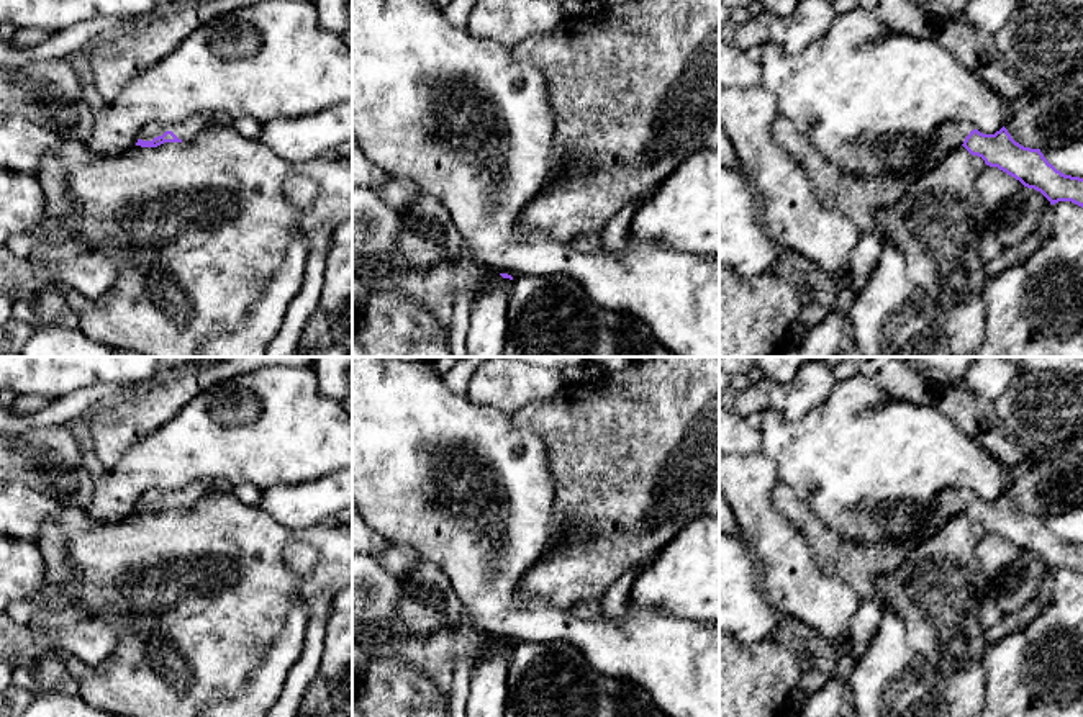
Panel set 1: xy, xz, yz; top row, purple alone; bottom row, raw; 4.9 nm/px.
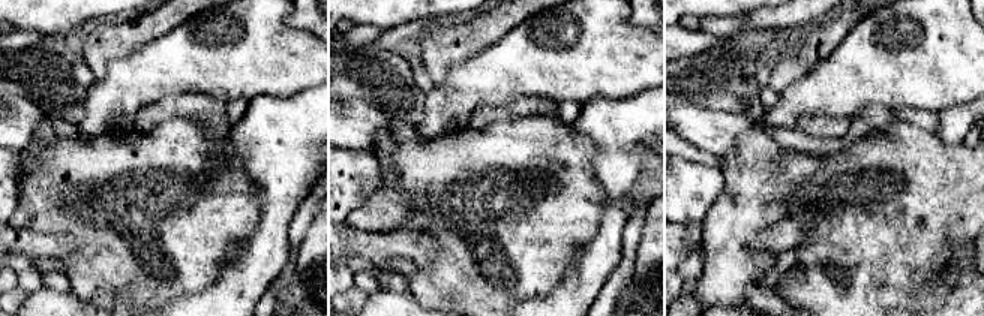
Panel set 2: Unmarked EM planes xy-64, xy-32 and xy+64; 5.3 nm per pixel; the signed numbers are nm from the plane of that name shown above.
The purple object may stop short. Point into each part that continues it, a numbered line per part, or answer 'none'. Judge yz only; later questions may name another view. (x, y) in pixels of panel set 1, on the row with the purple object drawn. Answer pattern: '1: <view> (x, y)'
1: yz (856, 197)

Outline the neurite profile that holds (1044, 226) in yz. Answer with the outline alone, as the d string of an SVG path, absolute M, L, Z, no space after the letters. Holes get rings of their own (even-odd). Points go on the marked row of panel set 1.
M1052 205L1044 210L1044 214L1031 234L1031 237L1016 247L1004 247L998 257L985 264L988 280L999 275L1011 265L1017 265L1034 254L1052 231L1054 210Z

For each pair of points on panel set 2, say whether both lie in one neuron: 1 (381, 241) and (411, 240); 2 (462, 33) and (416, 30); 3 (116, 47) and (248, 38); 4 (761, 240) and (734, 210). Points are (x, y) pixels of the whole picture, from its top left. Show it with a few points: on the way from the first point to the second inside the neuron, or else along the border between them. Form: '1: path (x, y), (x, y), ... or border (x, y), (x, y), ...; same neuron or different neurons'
1: path (389, 241), (404, 241); same neuron
2: border (453, 20), (444, 24), (434, 24), (419, 38); different neurons
3: border (156, 38), (110, 63); different neurons
4: border (785, 216), (755, 237), (756, 250); different neurons

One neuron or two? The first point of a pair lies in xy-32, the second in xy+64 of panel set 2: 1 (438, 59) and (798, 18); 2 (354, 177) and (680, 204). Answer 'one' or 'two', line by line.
1: two
2: one

